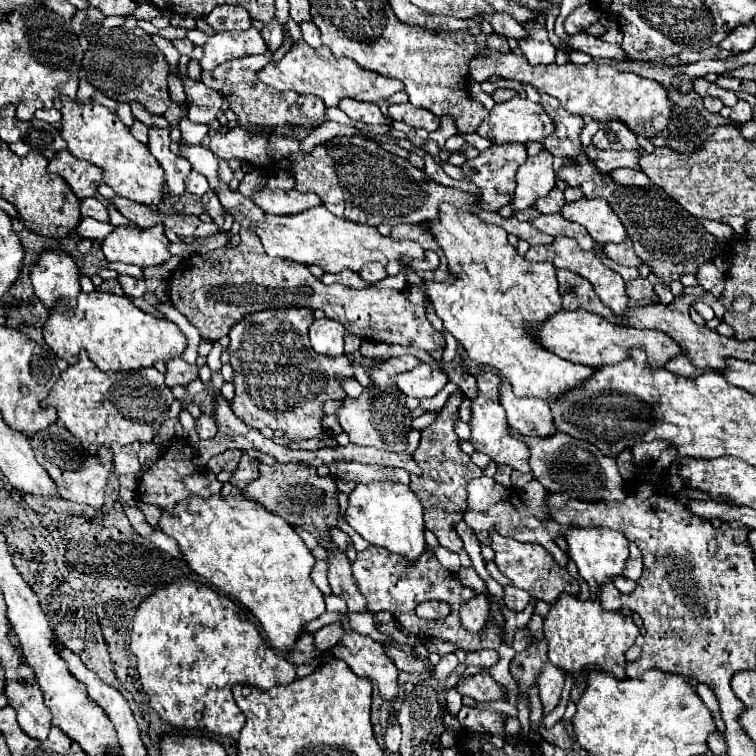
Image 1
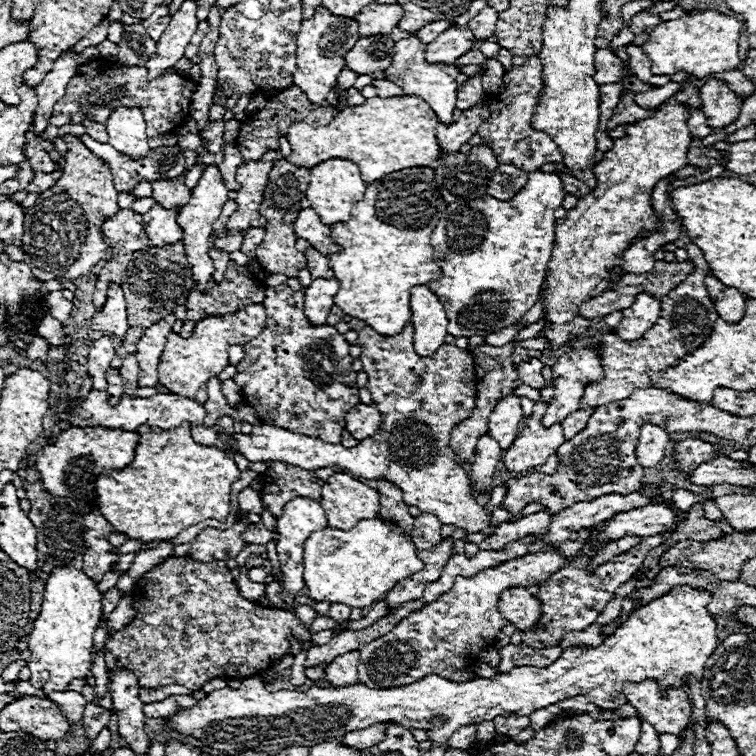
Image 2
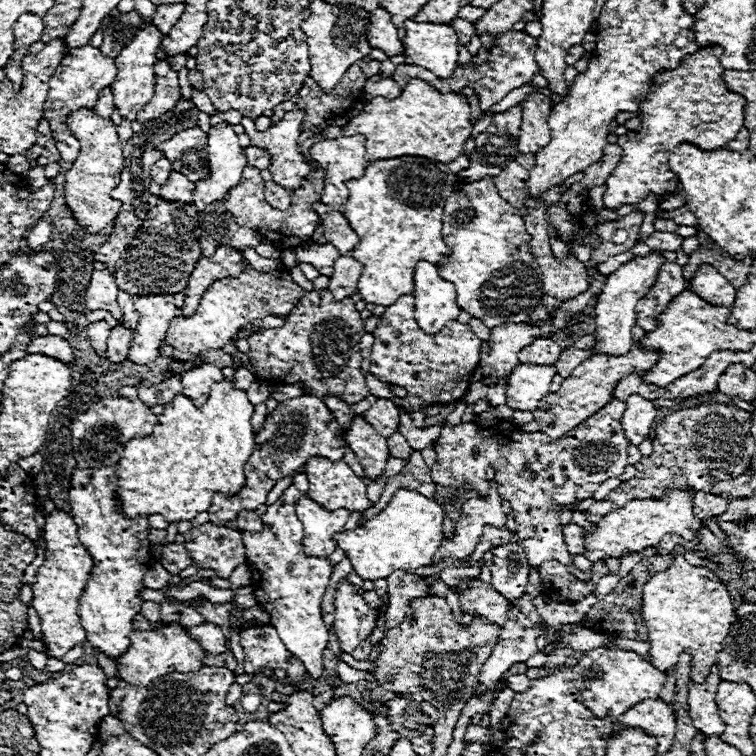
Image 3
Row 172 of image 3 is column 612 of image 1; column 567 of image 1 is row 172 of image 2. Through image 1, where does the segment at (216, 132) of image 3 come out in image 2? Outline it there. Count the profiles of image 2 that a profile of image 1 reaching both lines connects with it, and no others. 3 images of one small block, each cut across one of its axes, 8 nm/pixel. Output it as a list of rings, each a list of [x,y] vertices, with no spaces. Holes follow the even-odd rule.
[[[210,166],[210,168],[204,170],[198,184],[192,188],[190,202],[186,206],[182,206],[180,212],[178,212],[178,224],[182,224],[182,232],[184,232],[182,244],[186,248],[186,256],[188,256],[190,268],[192,268],[192,278],[194,278],[196,288],[206,288],[210,278],[212,278],[214,264],[212,264],[212,260],[208,256],[208,250],[210,250],[208,248],[208,238],[210,238],[210,232],[212,232],[212,224],[220,216],[222,206],[224,206],[226,200],[228,200],[228,190],[226,190],[226,186],[222,182],[220,170],[218,170],[218,166]]]

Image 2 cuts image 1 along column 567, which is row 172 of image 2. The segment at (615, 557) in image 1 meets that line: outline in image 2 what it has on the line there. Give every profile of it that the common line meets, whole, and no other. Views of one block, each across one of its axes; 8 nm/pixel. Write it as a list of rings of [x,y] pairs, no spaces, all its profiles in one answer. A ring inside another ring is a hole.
[[[536,170],[528,174],[528,184],[512,200],[502,202],[484,194],[478,200],[458,200],[448,204],[438,228],[434,228],[430,236],[434,260],[438,260],[438,266],[442,268],[442,278],[428,284],[438,300],[446,304],[446,314],[450,316],[448,334],[456,338],[488,336],[496,330],[512,326],[536,304],[554,248],[554,210],[562,206],[564,196],[566,192],[562,190],[558,174],[544,174]]]

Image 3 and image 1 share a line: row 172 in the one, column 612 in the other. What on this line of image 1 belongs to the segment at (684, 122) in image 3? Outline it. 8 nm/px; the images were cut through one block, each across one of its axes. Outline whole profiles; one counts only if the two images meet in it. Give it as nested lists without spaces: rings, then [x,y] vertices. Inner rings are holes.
[[[560,596],[558,602],[552,604],[550,612],[544,616],[544,638],[548,642],[548,660],[566,672],[578,672],[584,666],[600,666],[604,672],[614,674],[618,680],[626,678],[624,676],[624,666],[626,666],[624,652],[634,644],[638,634],[640,632],[638,632],[638,626],[632,622],[632,616],[624,616],[620,612],[606,612],[602,604],[596,600],[582,602],[574,596]]]

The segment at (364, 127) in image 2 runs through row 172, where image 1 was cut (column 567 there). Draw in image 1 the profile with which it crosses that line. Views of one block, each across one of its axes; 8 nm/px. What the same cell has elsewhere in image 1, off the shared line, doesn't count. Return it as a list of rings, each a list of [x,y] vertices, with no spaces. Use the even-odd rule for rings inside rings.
[[[444,202],[438,204],[438,216],[422,226],[434,234],[434,240],[448,260],[448,270],[456,278],[450,284],[424,280],[426,294],[438,318],[444,322],[444,328],[462,344],[474,362],[492,366],[498,374],[506,374],[516,396],[534,396],[546,402],[578,386],[578,382],[584,382],[594,372],[594,368],[566,362],[542,350],[542,346],[528,338],[524,328],[562,310],[552,262],[524,260],[518,250],[508,244],[506,230]]]

